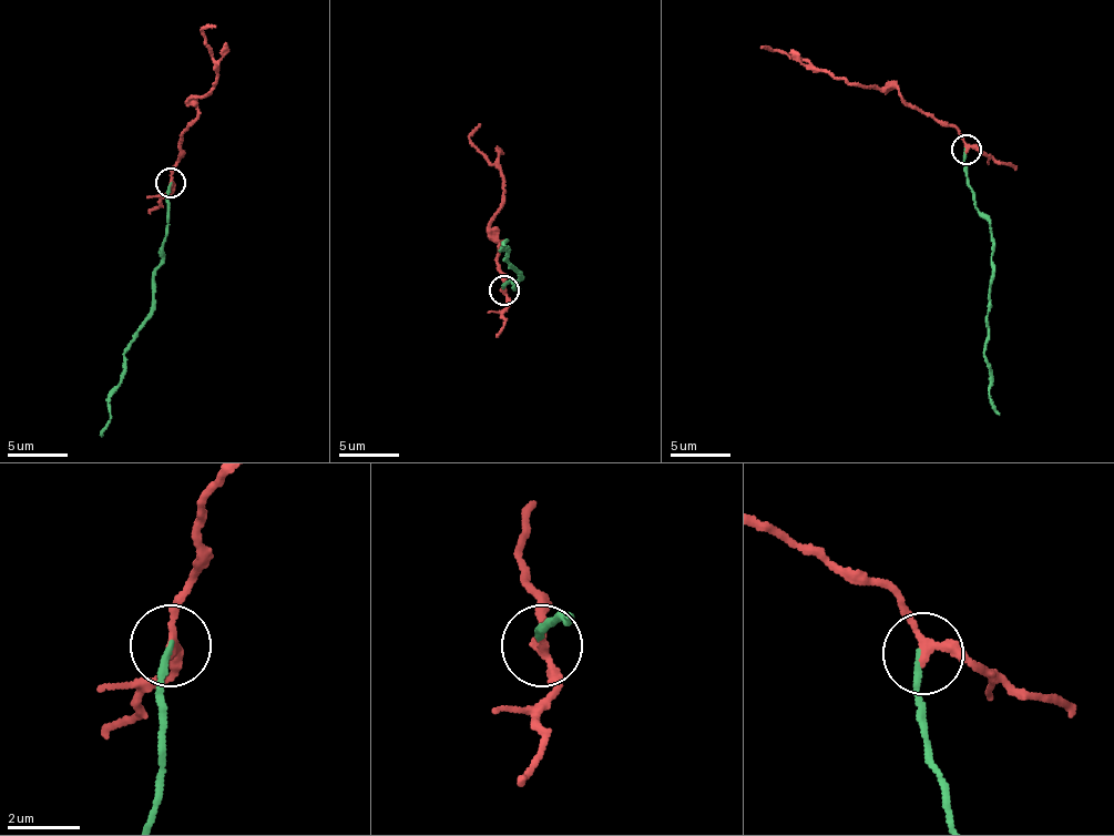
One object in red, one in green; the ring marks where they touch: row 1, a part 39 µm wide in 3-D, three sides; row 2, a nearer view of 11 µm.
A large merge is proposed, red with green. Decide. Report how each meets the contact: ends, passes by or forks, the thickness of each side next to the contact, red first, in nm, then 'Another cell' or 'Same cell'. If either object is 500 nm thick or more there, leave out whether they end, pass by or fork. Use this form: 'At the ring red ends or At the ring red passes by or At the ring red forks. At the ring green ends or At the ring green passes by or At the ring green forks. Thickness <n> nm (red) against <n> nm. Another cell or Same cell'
At the ring red passes by. At the ring green ends. Thickness 220 nm (red) against 180 nm. Another cell

